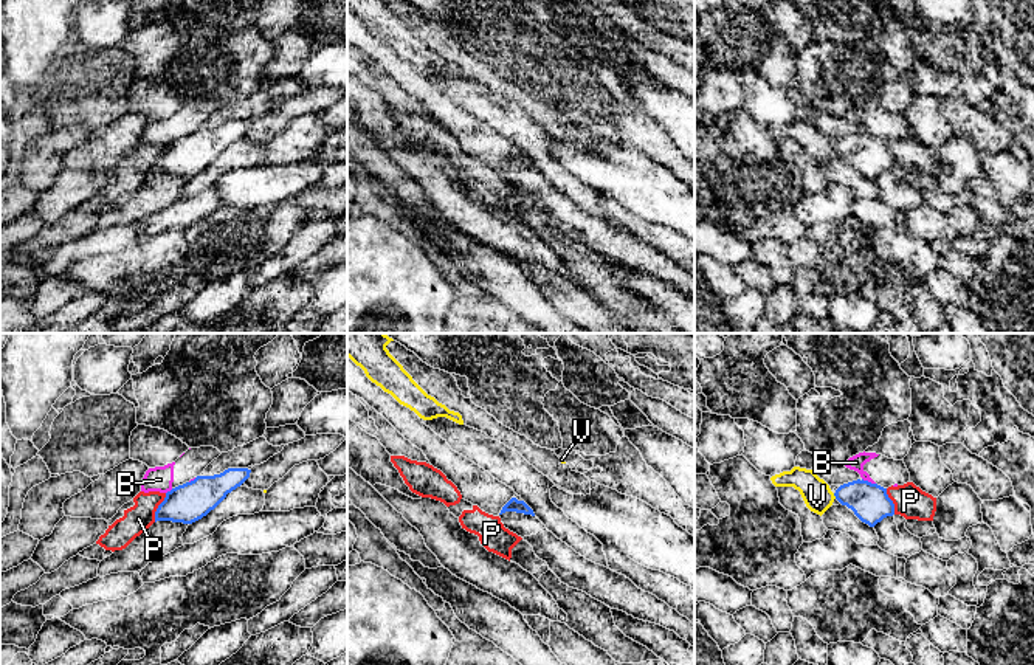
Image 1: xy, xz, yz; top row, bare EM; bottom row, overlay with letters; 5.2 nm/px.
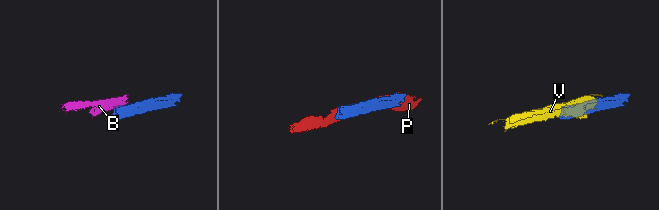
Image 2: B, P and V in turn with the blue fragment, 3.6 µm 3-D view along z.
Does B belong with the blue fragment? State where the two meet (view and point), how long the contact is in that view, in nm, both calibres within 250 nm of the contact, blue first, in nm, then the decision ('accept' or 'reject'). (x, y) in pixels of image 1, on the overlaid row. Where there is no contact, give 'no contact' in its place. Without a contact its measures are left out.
yz (867, 481) | 80 nm | 200/80 nm | reject

